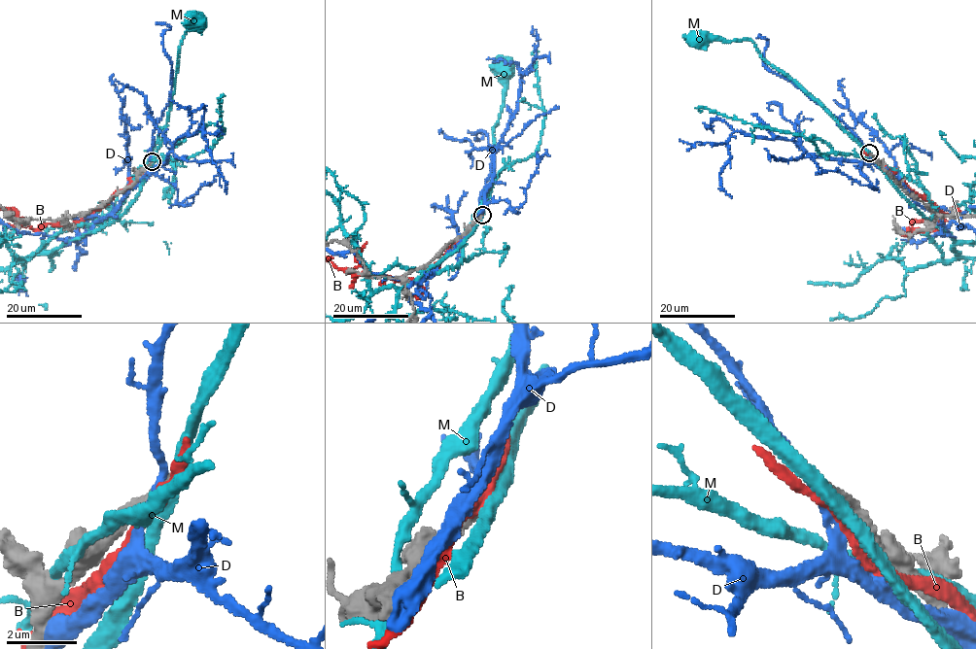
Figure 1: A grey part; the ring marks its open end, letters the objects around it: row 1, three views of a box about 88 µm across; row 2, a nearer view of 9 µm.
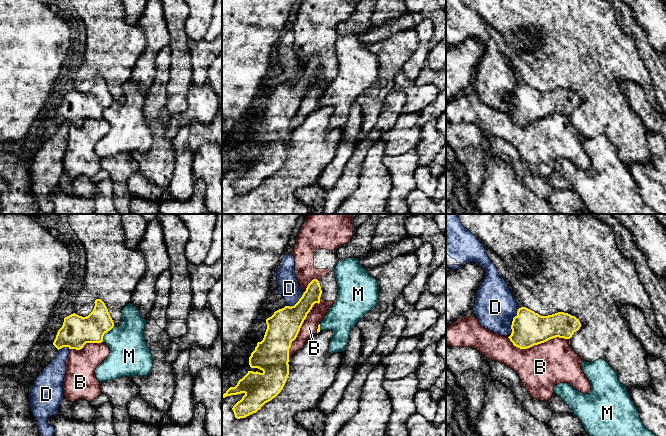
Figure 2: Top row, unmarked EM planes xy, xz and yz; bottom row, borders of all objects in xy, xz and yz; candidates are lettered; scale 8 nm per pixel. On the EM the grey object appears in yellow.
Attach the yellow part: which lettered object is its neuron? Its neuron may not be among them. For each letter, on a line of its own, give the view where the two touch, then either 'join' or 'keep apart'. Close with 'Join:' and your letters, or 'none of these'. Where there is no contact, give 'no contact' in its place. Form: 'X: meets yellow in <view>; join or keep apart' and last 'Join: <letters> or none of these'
B: meets yellow in xz; keep apart
D: meets yellow in xz; keep apart
M: meets yellow in xy; keep apart
Join: none of these

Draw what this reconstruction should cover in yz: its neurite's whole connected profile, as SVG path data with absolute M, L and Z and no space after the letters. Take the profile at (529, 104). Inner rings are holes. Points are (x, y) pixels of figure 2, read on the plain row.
M526 83L517 86L511 101L512 109L508 114L520 125L527 125L556 113L570 115L581 103L579 95L568 89L541 92Z

